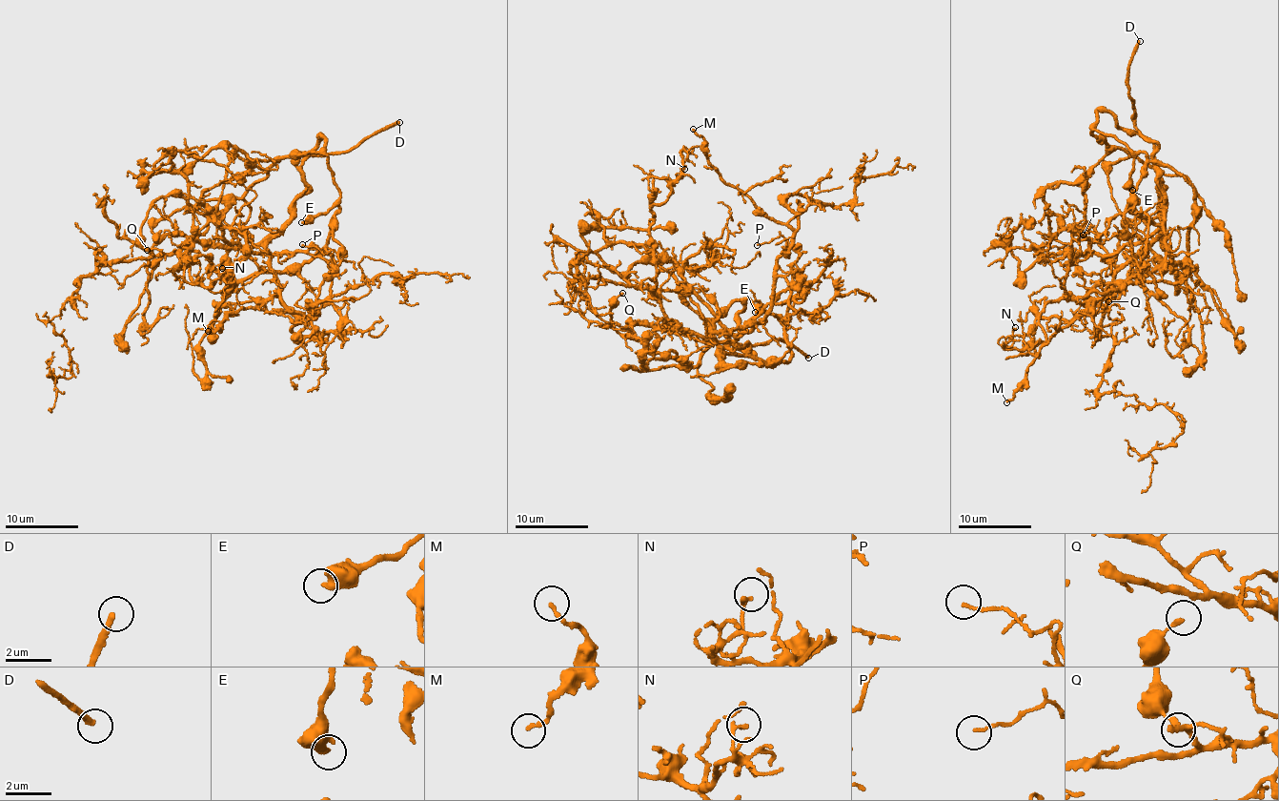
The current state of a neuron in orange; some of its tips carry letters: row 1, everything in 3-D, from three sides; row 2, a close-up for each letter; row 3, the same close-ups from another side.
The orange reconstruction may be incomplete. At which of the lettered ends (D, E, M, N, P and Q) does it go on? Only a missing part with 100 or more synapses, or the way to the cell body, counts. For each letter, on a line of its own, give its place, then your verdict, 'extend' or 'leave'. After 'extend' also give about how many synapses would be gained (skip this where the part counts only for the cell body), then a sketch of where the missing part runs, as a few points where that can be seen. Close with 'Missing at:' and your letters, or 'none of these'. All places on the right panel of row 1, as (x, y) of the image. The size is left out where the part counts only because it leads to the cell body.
D: at (1140, 41); extend
E: at (1132, 190); leave
M: at (1006, 402); leave
N: at (1015, 327); leave
P: at (1083, 235); leave
Q: at (1108, 301); leave
Missing at: D

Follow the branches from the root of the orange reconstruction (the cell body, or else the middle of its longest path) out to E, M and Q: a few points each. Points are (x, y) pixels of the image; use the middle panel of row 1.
E: (679, 323), (730, 342), (770, 304), (793, 299), (801, 283), (785, 312), (786, 327), (772, 314), (755, 312)
M: (679, 323), (730, 342), (751, 329), (769, 309), (778, 257), (793, 234), (722, 182), (693, 129)
Q: (679, 323), (709, 342), (679, 358), (656, 353), (639, 339), (620, 335), (612, 325), (610, 312), (622, 293)

